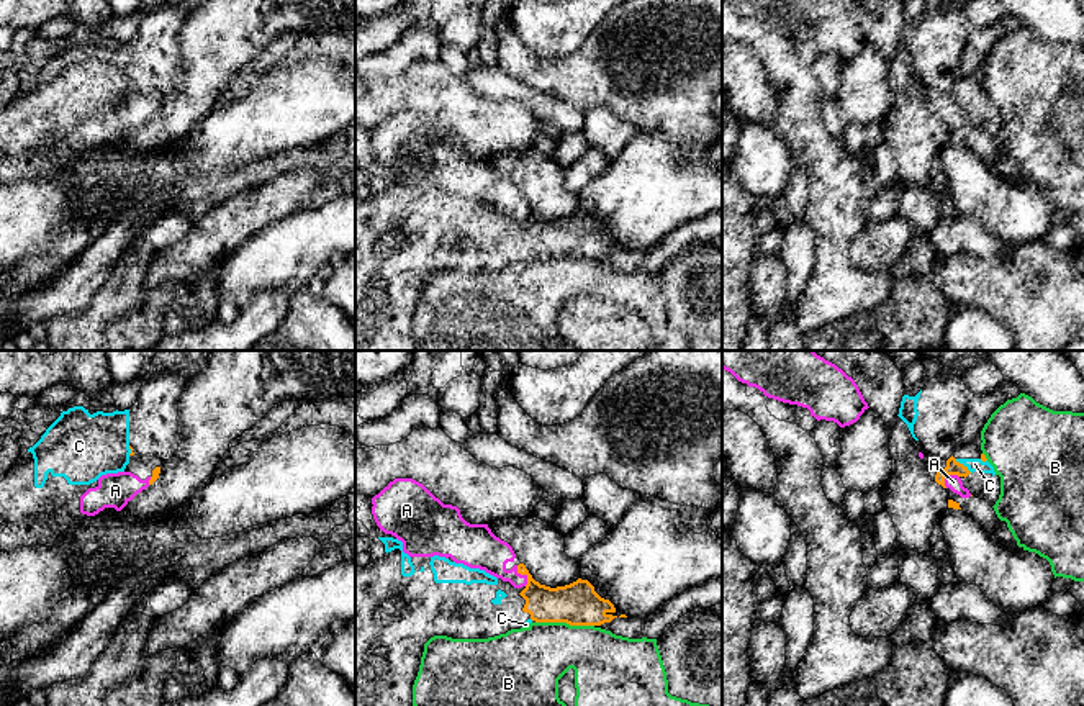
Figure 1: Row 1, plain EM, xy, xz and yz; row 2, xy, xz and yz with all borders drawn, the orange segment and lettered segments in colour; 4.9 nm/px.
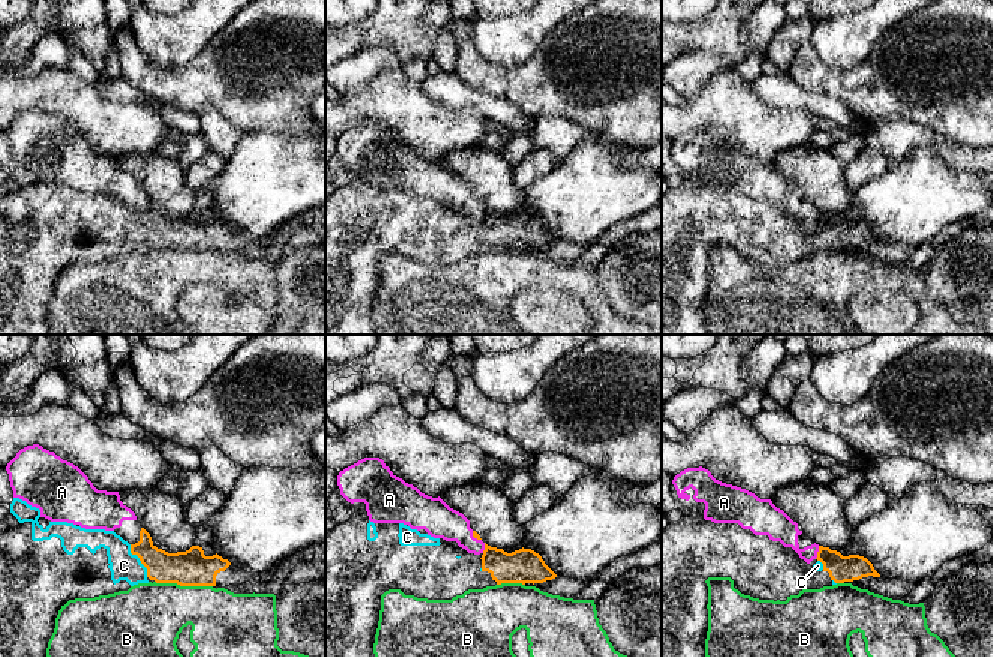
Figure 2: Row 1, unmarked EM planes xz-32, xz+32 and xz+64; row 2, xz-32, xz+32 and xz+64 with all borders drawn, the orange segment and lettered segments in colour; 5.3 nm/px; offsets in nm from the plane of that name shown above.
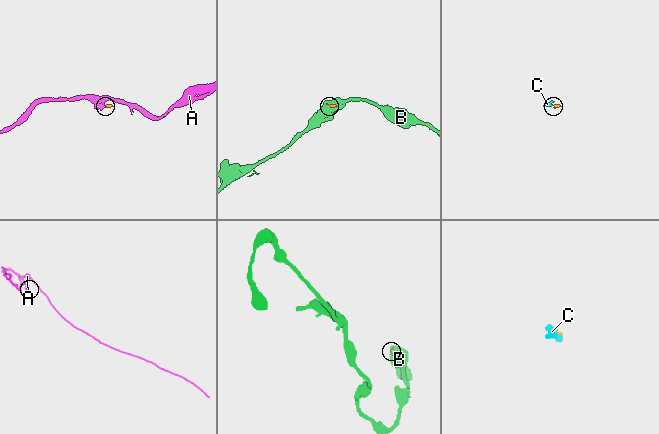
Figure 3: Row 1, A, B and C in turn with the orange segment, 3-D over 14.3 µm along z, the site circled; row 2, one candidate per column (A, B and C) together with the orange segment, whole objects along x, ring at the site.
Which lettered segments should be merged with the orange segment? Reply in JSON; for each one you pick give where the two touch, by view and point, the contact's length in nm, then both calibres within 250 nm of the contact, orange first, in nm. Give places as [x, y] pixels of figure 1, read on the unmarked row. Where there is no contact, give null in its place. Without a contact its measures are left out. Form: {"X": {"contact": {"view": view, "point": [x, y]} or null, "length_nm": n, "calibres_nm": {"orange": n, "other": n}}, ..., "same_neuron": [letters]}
{"C": {"contact": {"view": "yz", "point": [962, 97]}, "length_nm": 110, "calibres_nm": {"orange": 70, "other": 60}}, "same_neuron": ["C"]}

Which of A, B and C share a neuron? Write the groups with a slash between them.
A / B / C

